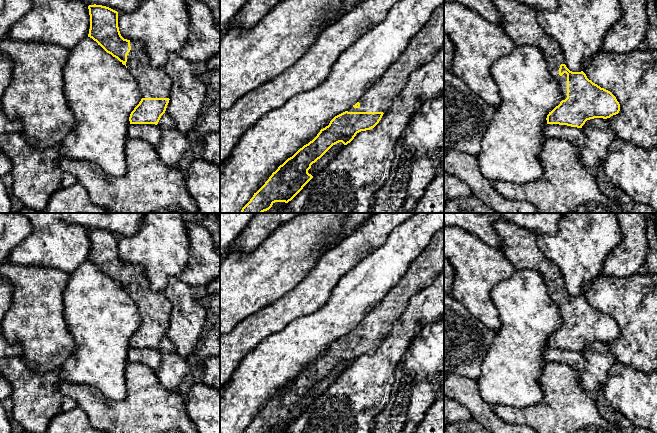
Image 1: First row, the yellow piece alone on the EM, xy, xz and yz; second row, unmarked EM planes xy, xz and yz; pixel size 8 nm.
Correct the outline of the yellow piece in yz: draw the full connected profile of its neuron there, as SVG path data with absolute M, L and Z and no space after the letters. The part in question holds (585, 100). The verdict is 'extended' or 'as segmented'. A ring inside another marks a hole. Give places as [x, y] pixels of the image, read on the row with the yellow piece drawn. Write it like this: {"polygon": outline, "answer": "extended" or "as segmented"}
{"polygon": "M494 0L503 17L500 24L516 46L538 47L550 74L556 79L563 100L547 115L547 124L582 128L587 120L607 119L620 111L616 97L589 80L586 74L572 72L564 64L557 41L547 35L536 19L535 8L515 0Z", "answer": "extended"}

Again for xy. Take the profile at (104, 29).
{"polygon": "M89 5L88 37L117 58L135 77L142 99L131 112L130 124L155 124L165 113L173 81L162 67L153 68L145 47L124 39L118 27L118 12L102 5Z", "answer": "extended"}

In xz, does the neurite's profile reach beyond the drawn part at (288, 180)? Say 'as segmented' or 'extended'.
extended

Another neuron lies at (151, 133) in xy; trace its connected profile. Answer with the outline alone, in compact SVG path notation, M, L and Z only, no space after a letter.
M130 124L128 138L136 138L157 146L161 141L161 130L155 124Z

